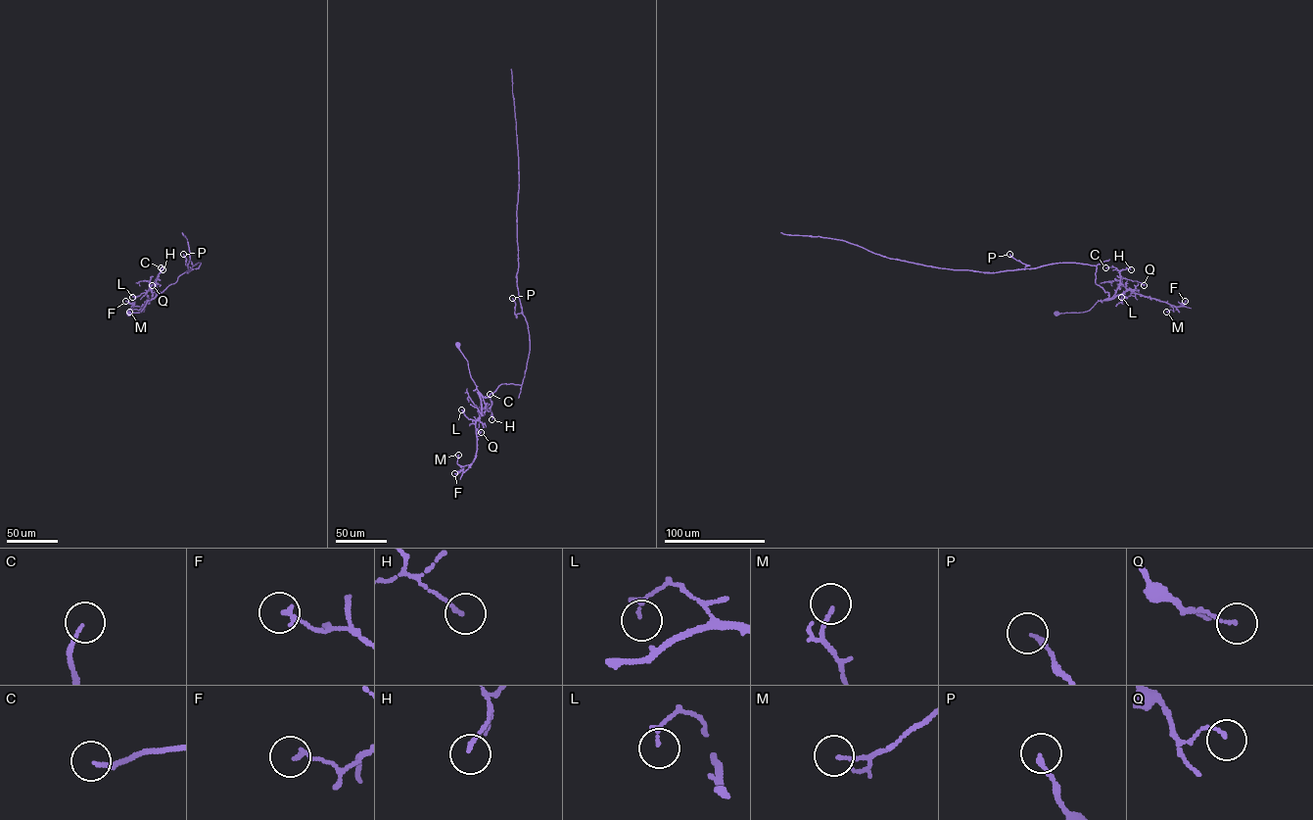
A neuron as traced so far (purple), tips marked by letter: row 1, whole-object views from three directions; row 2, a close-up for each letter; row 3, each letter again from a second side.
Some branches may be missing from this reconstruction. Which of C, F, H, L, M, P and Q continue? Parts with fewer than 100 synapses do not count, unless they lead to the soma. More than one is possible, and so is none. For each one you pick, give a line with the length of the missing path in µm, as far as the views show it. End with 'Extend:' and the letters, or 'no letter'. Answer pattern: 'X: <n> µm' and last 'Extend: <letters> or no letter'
Extend: no letter

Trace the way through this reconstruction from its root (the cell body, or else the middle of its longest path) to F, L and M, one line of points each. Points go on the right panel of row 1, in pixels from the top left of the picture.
F: (1056, 313), (1087, 312), (1098, 301), (1114, 298), (1130, 289), (1175, 307), (1184, 306), (1185, 301)
L: (1056, 313), (1087, 312), (1099, 301), (1114, 298), (1130, 289), (1133, 292), (1121, 297)
M: (1056, 313), (1087, 312), (1098, 301), (1114, 298), (1130, 289), (1178, 310), (1166, 312)

